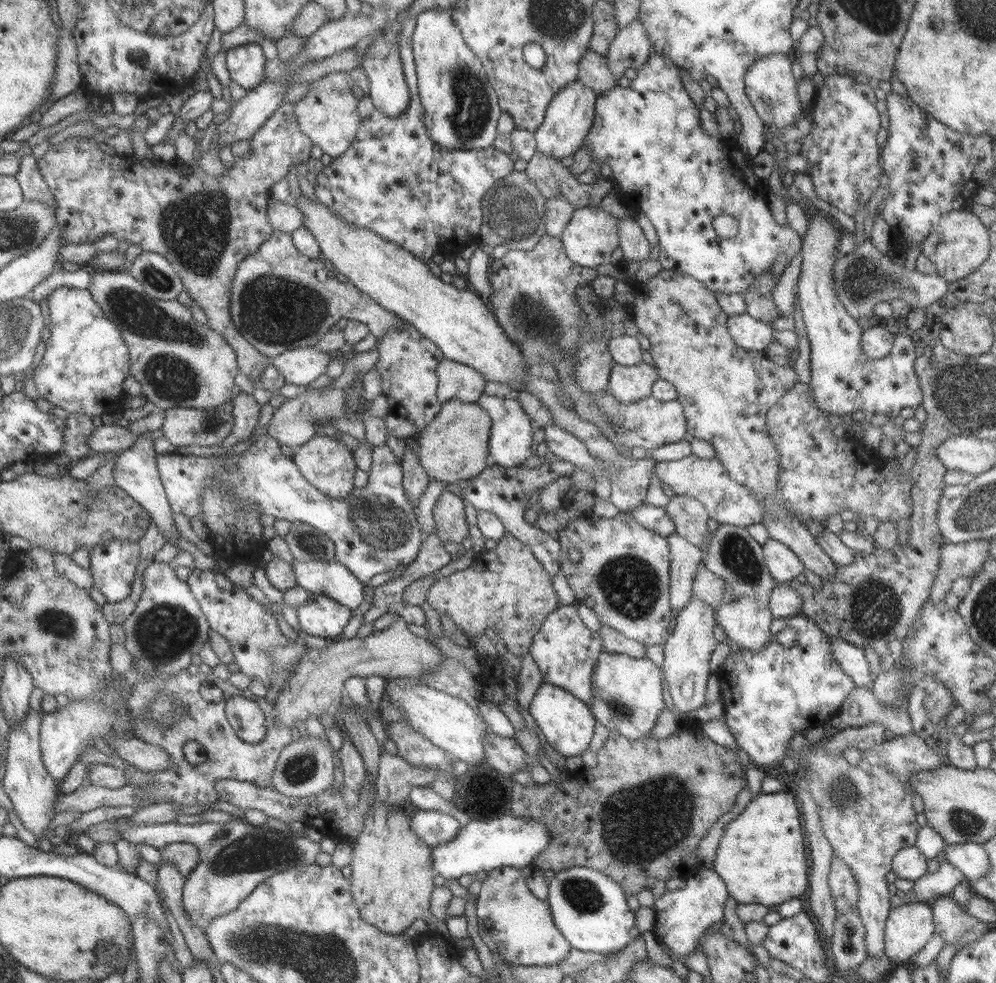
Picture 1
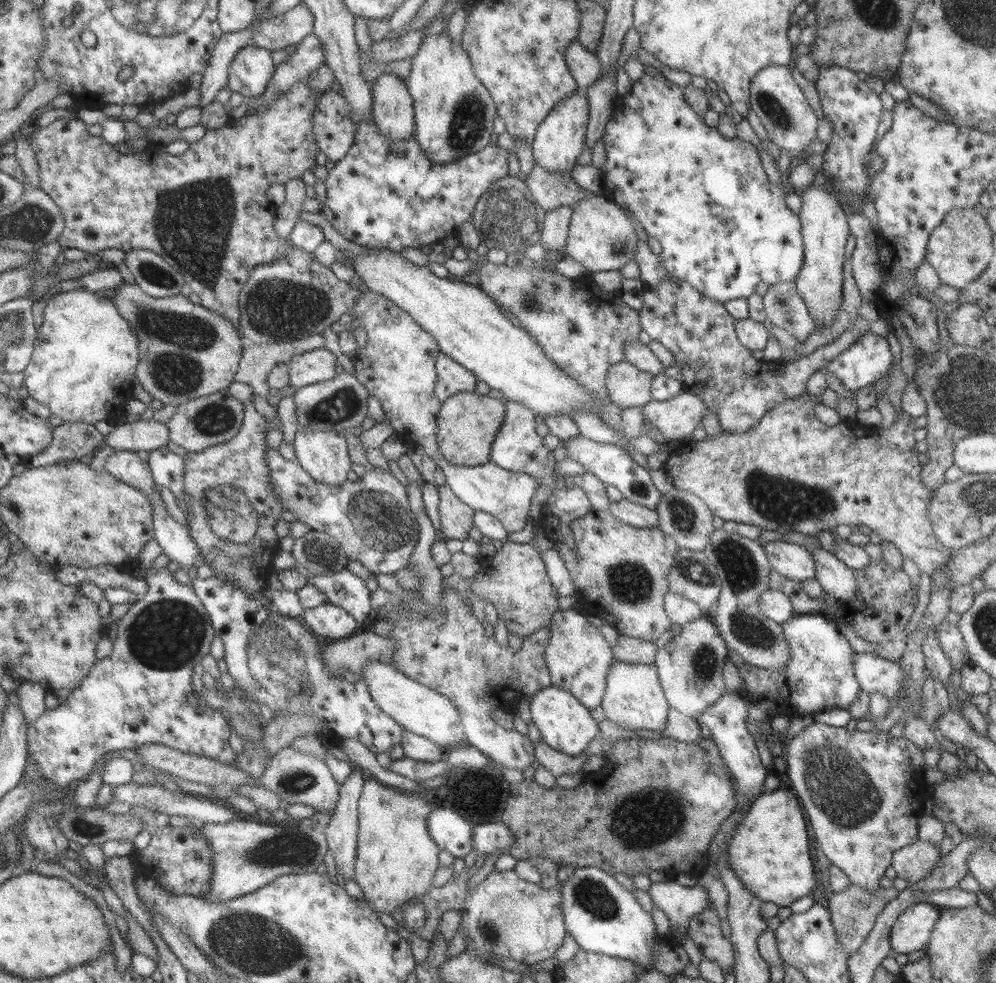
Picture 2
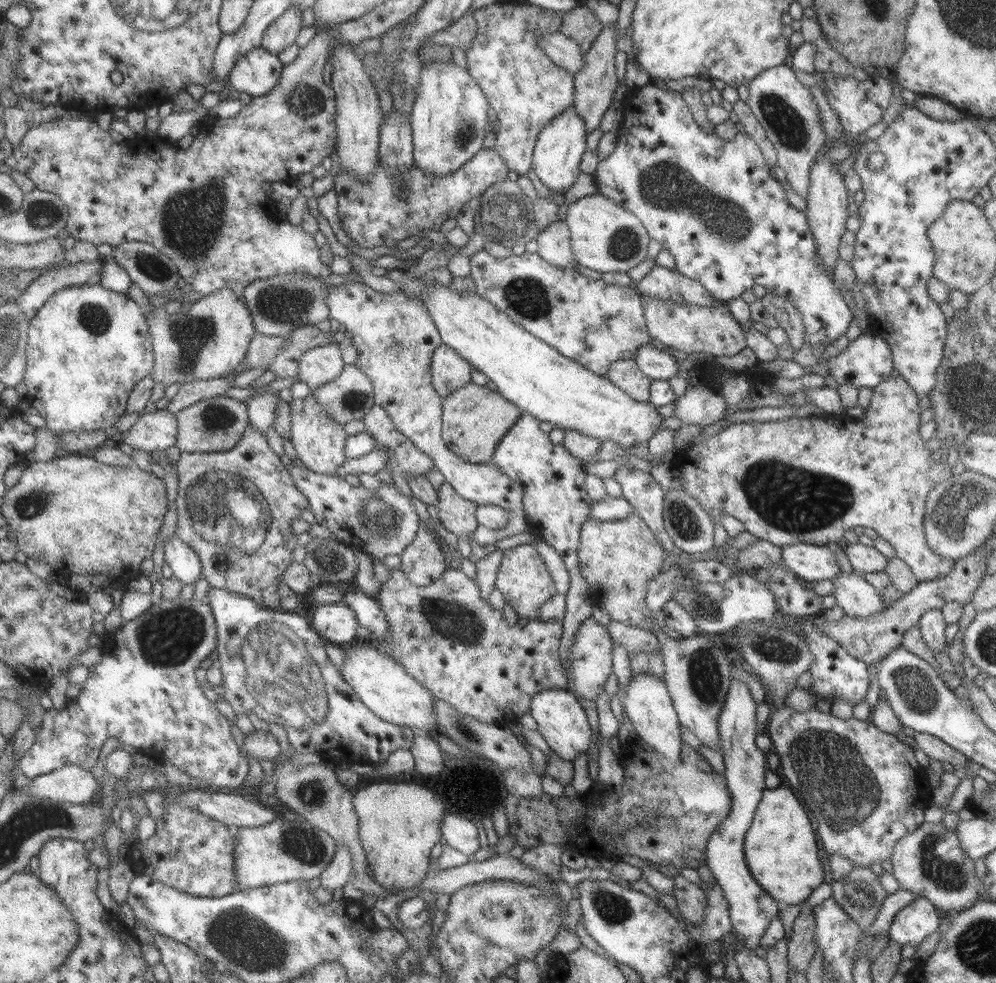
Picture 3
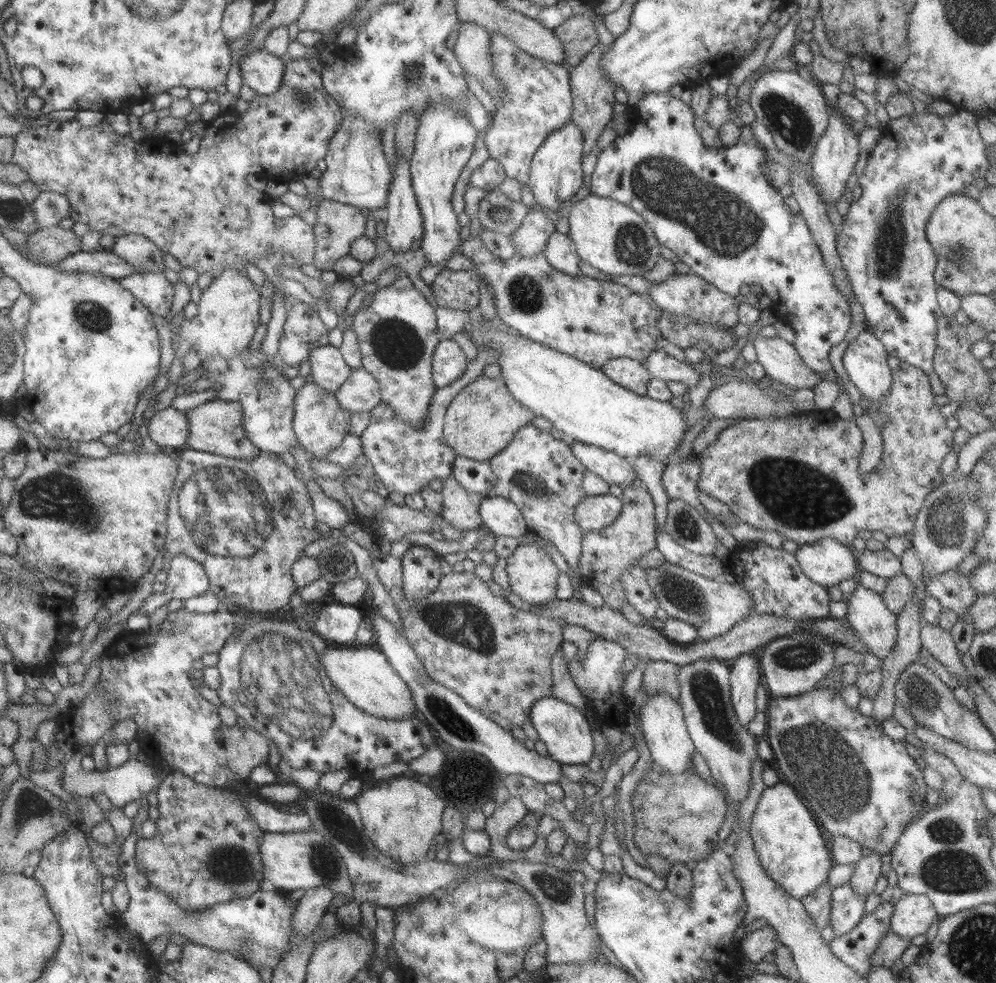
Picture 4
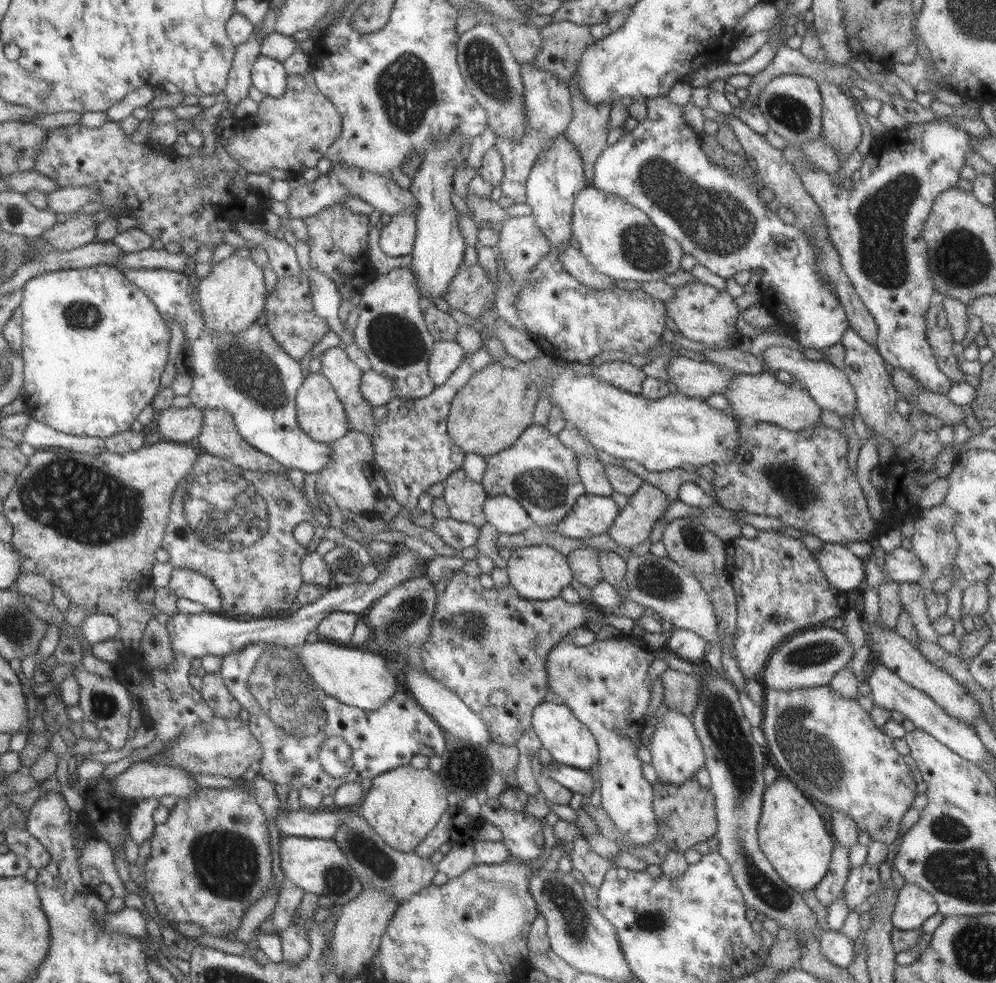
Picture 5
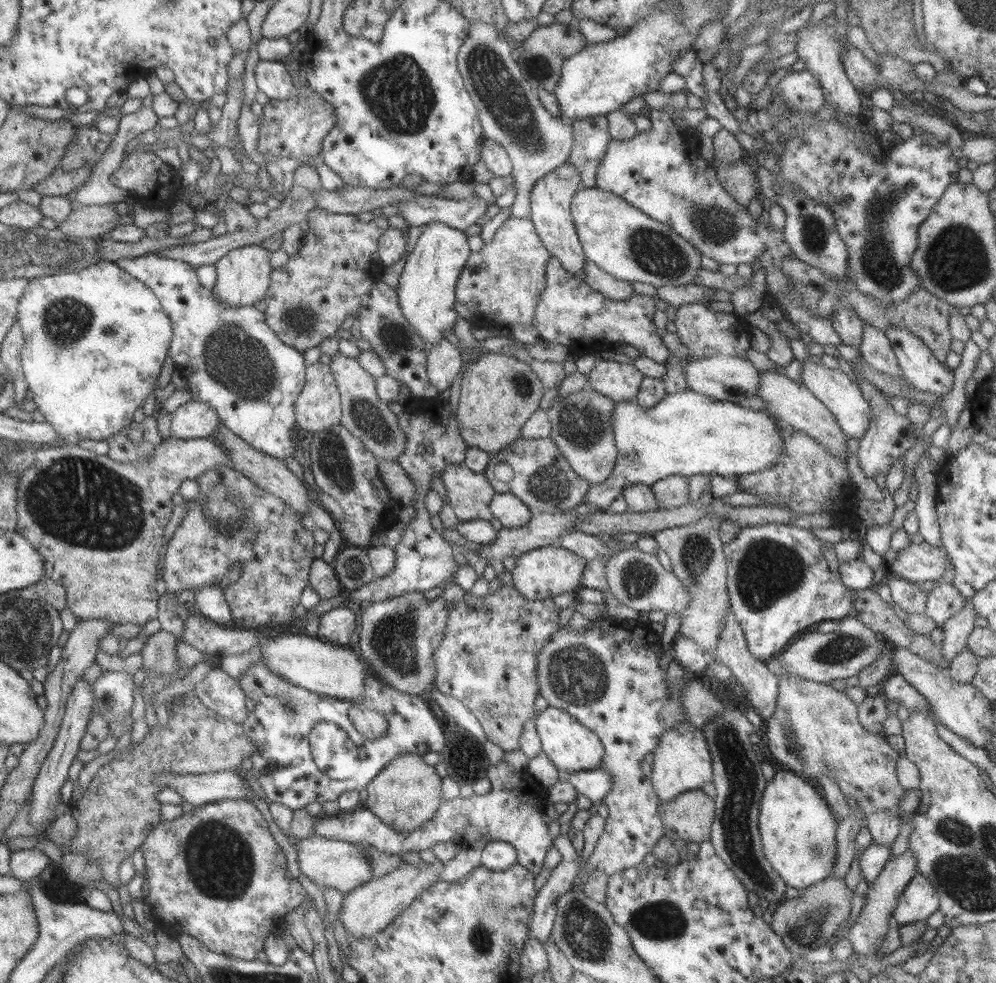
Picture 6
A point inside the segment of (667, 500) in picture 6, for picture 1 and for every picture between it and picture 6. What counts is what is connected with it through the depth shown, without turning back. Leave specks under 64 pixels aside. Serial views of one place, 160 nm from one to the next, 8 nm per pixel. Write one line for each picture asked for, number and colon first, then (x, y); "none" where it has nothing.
1: (622, 575)
2: (620, 572)
3: (617, 559)
4: (605, 555)
5: (632, 526)

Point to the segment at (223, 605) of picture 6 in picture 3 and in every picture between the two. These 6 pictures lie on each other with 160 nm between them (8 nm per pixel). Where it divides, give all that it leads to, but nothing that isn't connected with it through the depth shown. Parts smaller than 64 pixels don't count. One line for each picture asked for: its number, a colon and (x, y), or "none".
3: (183, 561)
4: (185, 578)
5: (184, 583)

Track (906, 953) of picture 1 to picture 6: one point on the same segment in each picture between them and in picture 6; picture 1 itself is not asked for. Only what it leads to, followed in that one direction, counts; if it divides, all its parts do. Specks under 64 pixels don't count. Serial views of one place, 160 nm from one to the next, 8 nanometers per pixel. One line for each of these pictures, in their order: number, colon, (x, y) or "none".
2: (911, 931)
3: (913, 923)
4: (912, 914)
5: (913, 906)
6: (918, 901)

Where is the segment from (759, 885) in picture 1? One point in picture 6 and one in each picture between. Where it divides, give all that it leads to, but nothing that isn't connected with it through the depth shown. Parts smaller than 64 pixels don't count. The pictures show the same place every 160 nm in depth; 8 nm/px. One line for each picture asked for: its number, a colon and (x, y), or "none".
2: (767, 851)
3: (779, 847)
4: (785, 838)
5: (791, 834)
6: (797, 829)

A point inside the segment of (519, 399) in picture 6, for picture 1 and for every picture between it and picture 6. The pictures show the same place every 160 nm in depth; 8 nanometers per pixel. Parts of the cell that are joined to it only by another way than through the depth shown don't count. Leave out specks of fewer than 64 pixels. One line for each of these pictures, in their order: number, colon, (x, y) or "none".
1: (453, 447)
2: (466, 423)
3: (474, 418)
4: (482, 417)
5: (487, 415)

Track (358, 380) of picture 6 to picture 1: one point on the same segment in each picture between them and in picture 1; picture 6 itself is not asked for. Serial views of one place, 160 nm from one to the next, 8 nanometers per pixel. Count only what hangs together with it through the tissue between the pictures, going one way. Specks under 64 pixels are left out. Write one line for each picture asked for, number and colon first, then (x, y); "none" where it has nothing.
1: (300, 366)
2: (318, 365)
3: (318, 365)
4: (328, 370)
5: (344, 376)

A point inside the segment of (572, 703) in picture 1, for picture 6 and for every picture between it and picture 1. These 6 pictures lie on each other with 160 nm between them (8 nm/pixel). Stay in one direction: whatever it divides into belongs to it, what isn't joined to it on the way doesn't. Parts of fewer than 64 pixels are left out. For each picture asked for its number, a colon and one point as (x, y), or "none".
2: (564, 724)
3: (561, 721)
4: (563, 729)
5: (568, 741)
6: (570, 746)

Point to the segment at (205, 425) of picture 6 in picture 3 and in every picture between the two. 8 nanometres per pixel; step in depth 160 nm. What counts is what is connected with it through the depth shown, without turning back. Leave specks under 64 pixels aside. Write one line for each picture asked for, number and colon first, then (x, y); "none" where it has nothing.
3: (156, 431)
4: (167, 428)
5: (180, 425)

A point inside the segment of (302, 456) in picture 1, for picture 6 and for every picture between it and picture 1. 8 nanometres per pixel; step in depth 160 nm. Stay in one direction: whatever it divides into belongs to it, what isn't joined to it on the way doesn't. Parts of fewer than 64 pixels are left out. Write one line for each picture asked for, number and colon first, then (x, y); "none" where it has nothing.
2: (323, 456)
3: (318, 442)
4: (319, 424)
5: (320, 415)
6: (317, 408)

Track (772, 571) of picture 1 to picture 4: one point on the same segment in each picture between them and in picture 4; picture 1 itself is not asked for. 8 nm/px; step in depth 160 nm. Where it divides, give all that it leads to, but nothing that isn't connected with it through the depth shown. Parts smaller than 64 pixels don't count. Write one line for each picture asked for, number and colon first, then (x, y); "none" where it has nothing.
2: (792, 561)
3: (809, 562)
4: (826, 562)

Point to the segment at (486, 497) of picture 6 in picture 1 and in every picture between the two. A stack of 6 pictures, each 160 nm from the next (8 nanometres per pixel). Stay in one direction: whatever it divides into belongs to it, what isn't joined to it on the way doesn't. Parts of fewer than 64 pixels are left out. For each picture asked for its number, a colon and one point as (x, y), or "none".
1: (448, 514)
2: (455, 518)
3: (456, 515)
4: (460, 509)
5: (464, 499)

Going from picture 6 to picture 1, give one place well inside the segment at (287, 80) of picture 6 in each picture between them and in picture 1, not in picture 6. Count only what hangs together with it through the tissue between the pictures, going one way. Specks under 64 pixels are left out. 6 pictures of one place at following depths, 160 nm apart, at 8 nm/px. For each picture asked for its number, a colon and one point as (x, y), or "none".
1: (245, 63)
2: (249, 72)
3: (257, 71)
4: (260, 71)
5: (267, 75)

